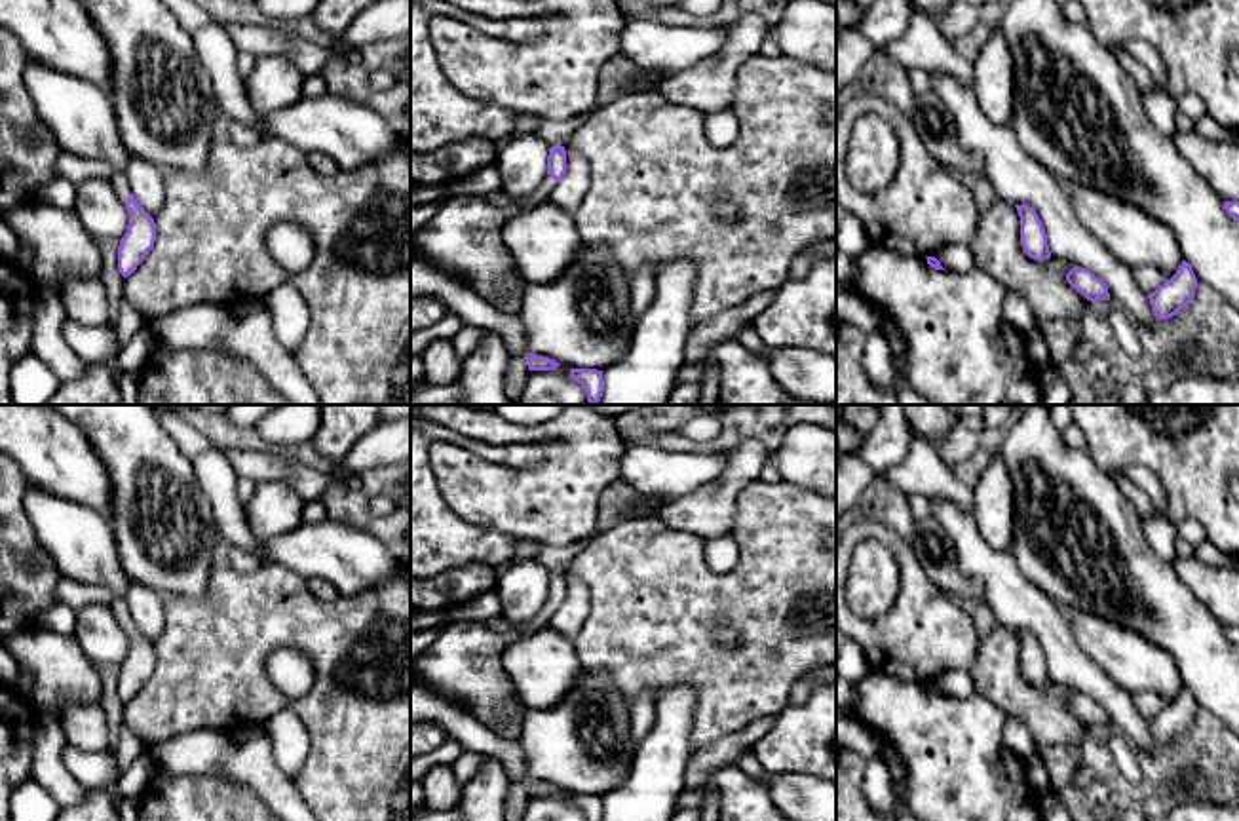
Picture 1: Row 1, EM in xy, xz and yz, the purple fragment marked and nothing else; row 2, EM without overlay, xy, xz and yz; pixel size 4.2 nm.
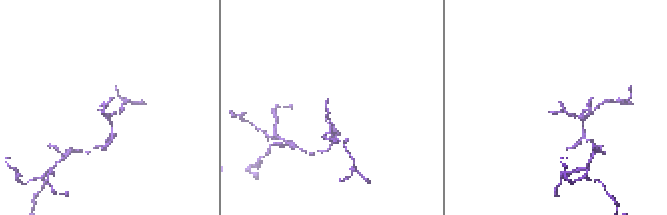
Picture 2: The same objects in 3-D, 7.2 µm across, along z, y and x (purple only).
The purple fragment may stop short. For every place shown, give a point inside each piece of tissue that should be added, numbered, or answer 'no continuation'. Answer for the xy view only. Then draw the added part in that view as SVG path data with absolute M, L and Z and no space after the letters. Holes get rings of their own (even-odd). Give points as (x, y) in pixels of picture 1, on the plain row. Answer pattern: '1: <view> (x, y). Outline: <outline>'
1: xy (118, 607). Outline: M114 599L108 606L110 606L116 621L120 623L120 627L125 631L129 620L131 620L125 599Z

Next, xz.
1: xz (548, 610). Outline: M547 601L545 606L540 610L538 618L530 623L530 629L540 631L543 625L547 625L555 610L557 608L553 606L553 602Z

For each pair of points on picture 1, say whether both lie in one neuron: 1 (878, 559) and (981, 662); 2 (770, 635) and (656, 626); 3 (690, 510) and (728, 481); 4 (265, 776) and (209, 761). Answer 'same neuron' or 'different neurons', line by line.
1: different neurons
2: same neuron
3: same neuron
4: same neuron

